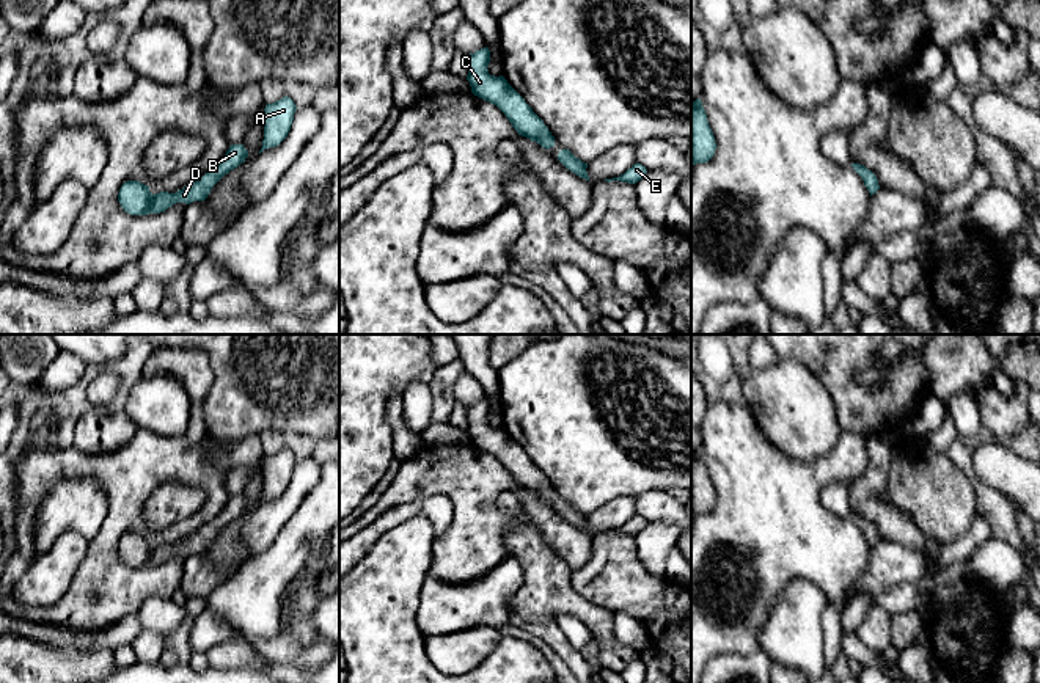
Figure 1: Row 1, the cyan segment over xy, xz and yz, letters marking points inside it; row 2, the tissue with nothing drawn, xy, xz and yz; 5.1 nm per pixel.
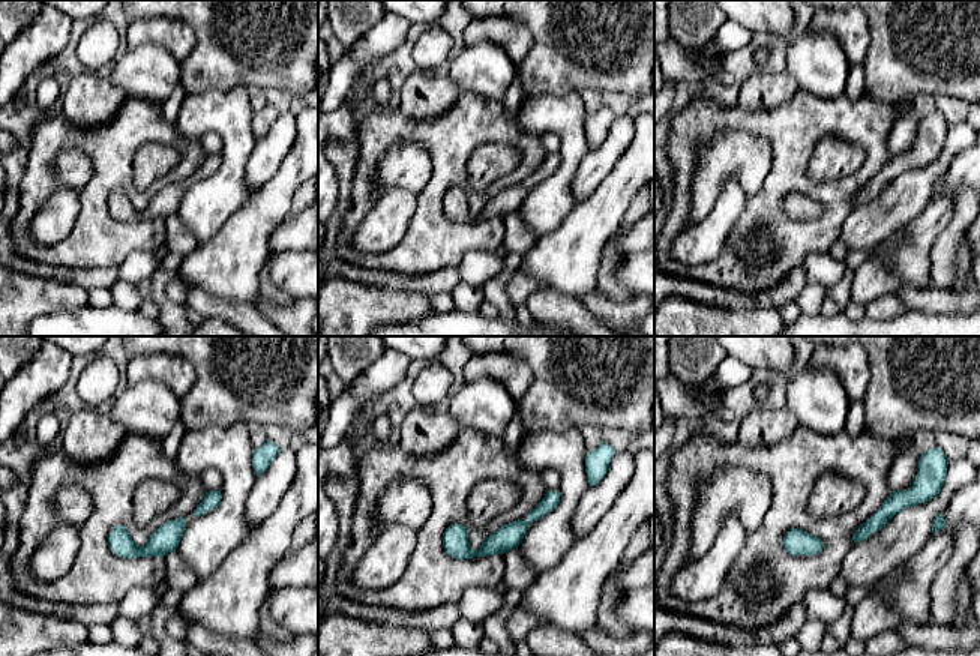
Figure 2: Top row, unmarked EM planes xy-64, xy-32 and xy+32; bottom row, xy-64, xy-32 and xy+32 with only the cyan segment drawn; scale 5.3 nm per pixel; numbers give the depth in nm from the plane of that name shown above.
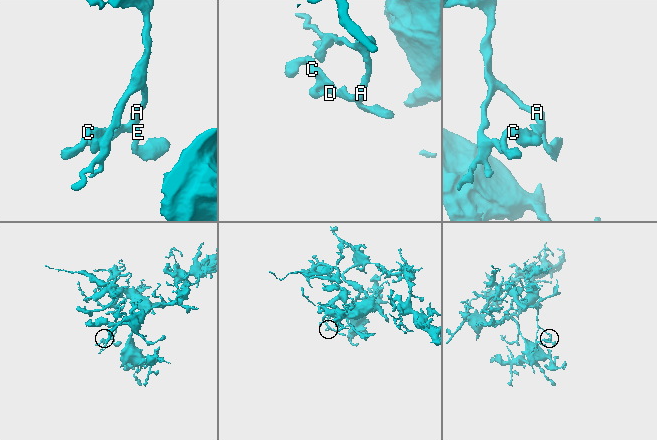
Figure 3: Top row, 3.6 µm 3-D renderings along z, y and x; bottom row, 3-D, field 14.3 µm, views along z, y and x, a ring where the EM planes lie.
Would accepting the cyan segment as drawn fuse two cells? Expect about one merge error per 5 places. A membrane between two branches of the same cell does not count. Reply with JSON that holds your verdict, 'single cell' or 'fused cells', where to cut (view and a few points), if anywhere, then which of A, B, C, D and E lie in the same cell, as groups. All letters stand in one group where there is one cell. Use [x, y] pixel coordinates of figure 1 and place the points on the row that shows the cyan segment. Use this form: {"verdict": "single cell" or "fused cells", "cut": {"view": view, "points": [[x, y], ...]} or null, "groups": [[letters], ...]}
{"verdict": "single cell", "cut": null, "groups": [["A", "B", "C", "D", "E"]]}

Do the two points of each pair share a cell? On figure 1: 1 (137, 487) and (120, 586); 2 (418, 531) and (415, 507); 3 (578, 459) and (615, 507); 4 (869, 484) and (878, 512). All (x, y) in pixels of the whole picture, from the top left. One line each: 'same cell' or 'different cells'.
1: same cell
2: different cells
3: different cells
4: same cell

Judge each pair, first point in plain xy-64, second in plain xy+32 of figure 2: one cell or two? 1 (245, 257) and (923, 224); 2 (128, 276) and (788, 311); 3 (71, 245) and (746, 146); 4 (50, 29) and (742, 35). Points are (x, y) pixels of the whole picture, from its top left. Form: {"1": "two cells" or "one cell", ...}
{"1": "one cell", "2": "two cells", "3": "two cells", "4": "one cell"}

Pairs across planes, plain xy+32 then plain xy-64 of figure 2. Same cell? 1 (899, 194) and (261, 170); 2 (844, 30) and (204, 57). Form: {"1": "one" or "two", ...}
{"1": "one", "2": "two"}

